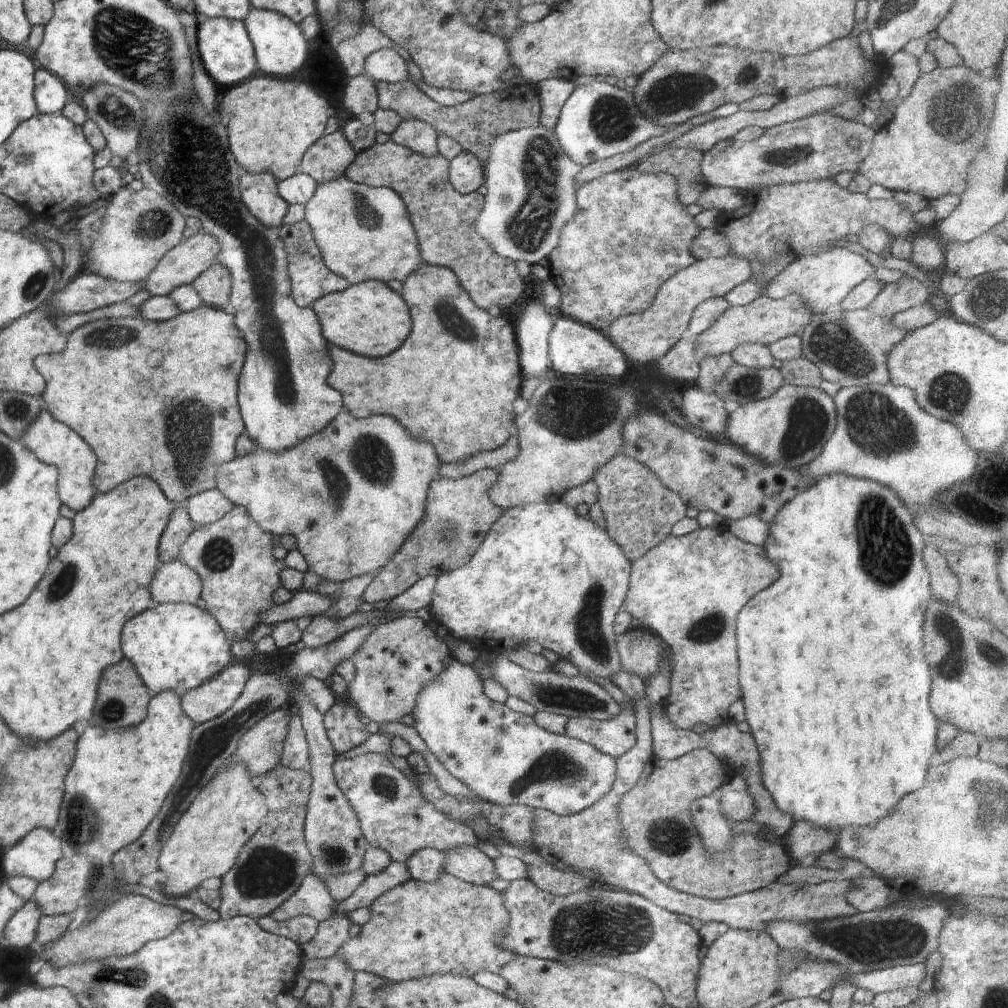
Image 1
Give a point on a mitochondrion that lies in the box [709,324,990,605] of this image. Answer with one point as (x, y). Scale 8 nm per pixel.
(882, 535)

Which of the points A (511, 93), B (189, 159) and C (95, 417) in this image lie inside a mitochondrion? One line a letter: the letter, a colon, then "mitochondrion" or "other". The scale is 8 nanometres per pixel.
A: other
B: mitochondrion
C: other

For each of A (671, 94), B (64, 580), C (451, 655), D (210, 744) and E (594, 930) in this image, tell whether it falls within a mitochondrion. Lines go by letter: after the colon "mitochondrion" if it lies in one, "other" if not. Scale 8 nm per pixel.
A: mitochondrion
B: mitochondrion
C: other
D: mitochondrion
E: mitochondrion

